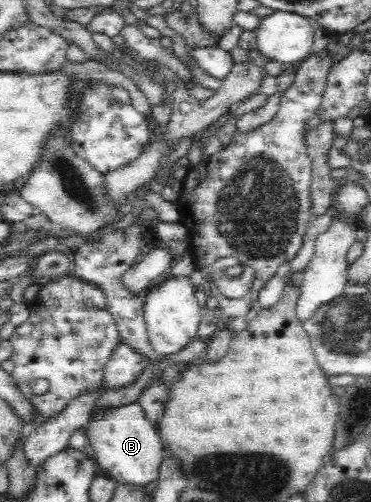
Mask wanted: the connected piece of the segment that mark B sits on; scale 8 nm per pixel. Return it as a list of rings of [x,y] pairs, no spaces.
[[[138,402],[122,406],[118,409],[109,409],[105,413],[97,413],[94,419],[85,426],[87,441],[92,446],[94,462],[99,464],[101,470],[107,472],[107,477],[121,484],[137,484],[146,486],[149,482],[157,480],[162,460],[165,458],[164,446],[159,433],[145,417],[145,411]]]

